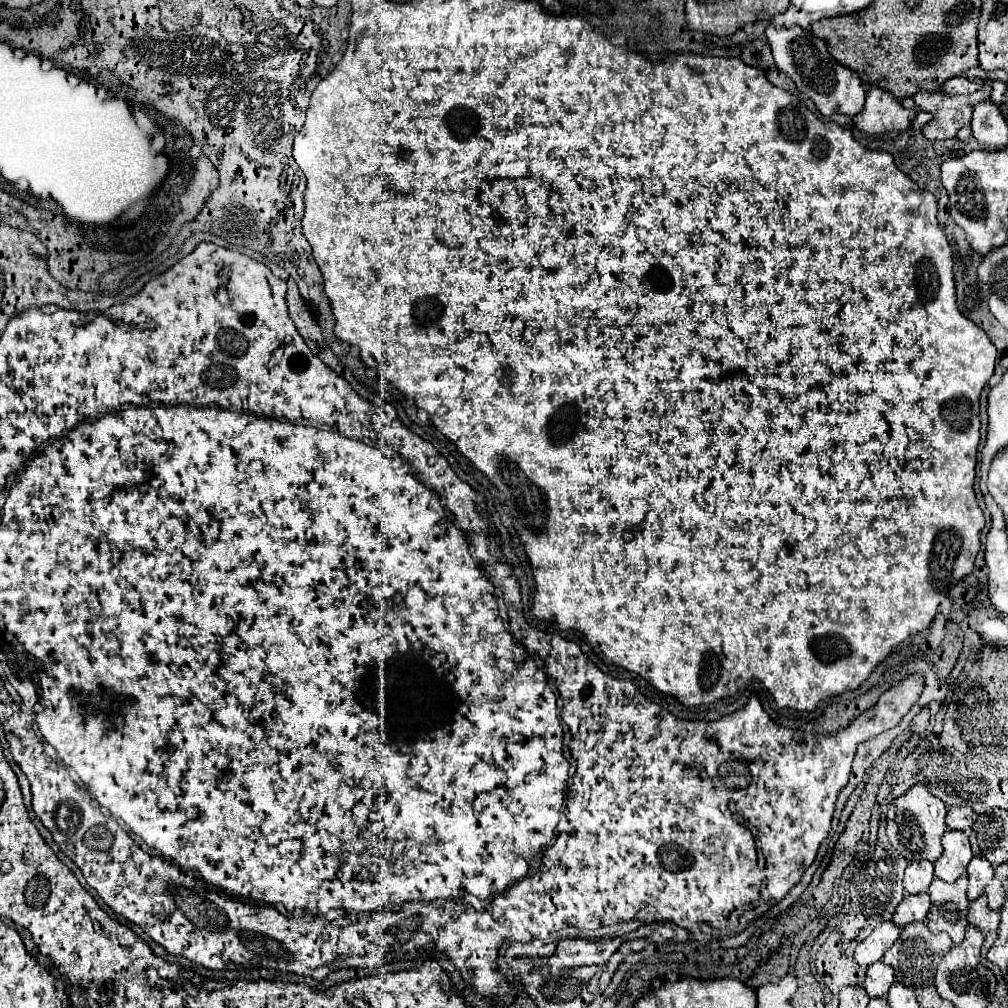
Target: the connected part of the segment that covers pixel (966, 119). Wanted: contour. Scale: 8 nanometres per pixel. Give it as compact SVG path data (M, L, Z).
M985 84L975 94L951 98L943 92L917 92L913 96L915 104L933 114L933 120L923 126L923 134L929 140L947 140L955 138L959 128L971 126L973 106L991 96L991 86Z

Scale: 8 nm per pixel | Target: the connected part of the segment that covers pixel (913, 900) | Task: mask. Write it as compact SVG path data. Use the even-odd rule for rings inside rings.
M927 892L923 894L915 894L915 896L905 896L903 902L895 908L895 914L893 914L893 922L897 926L905 926L905 924L911 924L915 920L925 920L927 916L927 910L929 910L929 898L927 898Z

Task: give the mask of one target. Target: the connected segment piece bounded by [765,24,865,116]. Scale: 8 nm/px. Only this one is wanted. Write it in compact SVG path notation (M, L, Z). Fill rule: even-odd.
M769 24L765 34L769 40L777 70L781 70L789 80L793 80L799 92L811 98L823 116L831 116L835 112L855 116L863 108L863 102L865 102L863 82L853 70L841 66L829 54L827 44L821 38L815 38L811 30L803 30L799 26L775 28Z

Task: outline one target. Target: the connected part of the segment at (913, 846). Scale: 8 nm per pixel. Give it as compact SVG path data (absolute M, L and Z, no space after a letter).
M925 784L911 786L903 796L895 798L887 806L887 838L889 844L909 862L913 860L931 860L935 862L943 848L941 848L941 836L945 832L945 804L929 792Z

